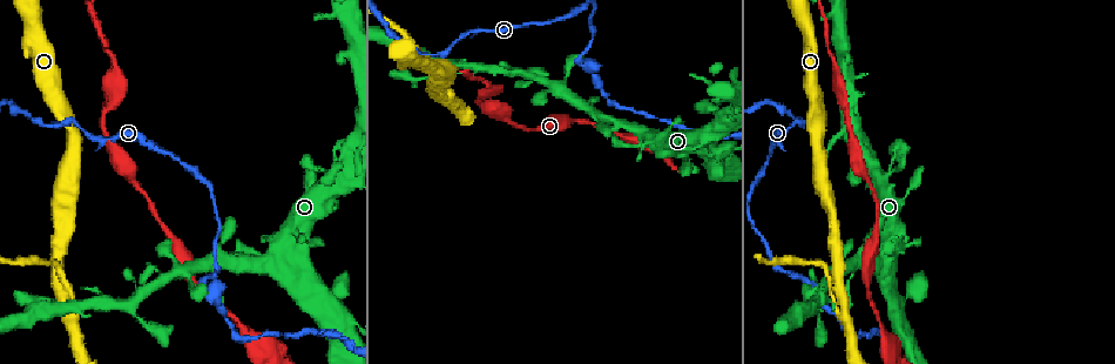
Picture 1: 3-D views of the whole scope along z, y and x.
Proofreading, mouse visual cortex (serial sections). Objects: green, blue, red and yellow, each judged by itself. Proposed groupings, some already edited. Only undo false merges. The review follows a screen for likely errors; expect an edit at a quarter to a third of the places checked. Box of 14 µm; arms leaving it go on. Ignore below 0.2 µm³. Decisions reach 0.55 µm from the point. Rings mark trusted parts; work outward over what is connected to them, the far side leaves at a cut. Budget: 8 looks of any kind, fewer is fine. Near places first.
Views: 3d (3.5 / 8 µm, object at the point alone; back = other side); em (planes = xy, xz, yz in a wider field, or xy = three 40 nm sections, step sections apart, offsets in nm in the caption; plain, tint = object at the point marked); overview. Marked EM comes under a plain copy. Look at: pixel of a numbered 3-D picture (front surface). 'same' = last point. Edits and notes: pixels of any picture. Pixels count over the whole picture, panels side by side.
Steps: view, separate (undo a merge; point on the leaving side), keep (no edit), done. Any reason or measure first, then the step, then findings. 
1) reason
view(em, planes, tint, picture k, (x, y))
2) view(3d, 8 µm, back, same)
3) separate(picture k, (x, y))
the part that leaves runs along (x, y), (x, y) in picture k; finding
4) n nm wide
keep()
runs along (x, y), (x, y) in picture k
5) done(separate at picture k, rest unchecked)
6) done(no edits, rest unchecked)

thick turns thin
view(3d, 3.5 µm, picture 1, (836, 64))

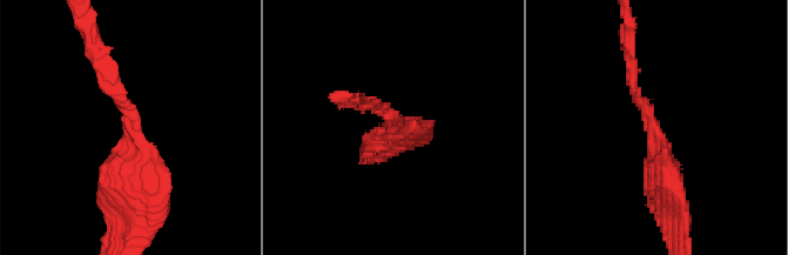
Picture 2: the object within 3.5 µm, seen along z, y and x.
arms of 150, 400 nm
keep()
continuous, no second cell

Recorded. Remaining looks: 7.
abrupt turn
view(3d, 3.5 µm, picture 1, (835, 288))

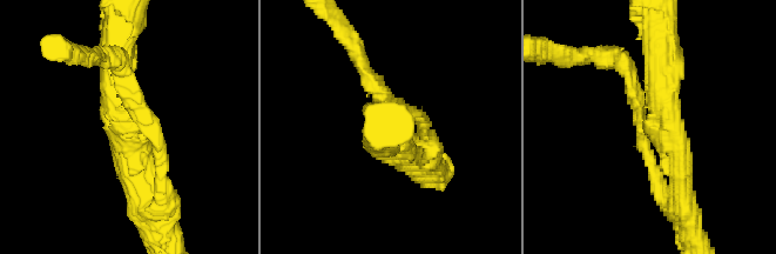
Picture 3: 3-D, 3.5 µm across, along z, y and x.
view(em, xy, step 5, tint, picture 3, (129, 124))

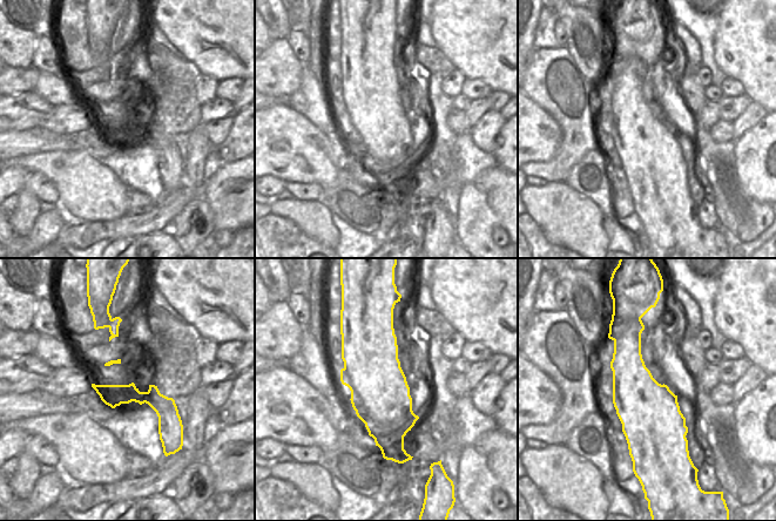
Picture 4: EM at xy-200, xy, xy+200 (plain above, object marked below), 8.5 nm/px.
arms of 200, 350, 400 nm
keep()
runs along (98, 387), (149, 397), (168, 425) in picture 4; continuous, no second cell

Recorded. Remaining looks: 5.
sudden change in width
view(3d, 3.5 µm, picture 1, (264, 348))

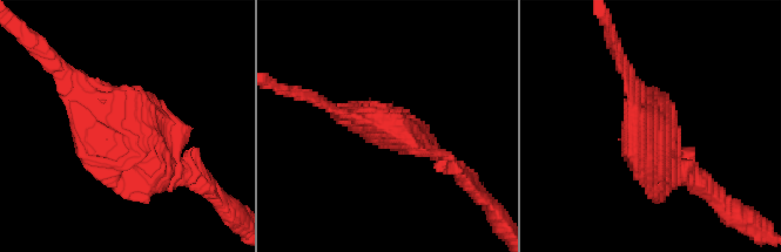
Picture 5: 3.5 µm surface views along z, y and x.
shape alone is not enough
view(em, planes, tint, picture 5, (652, 137))

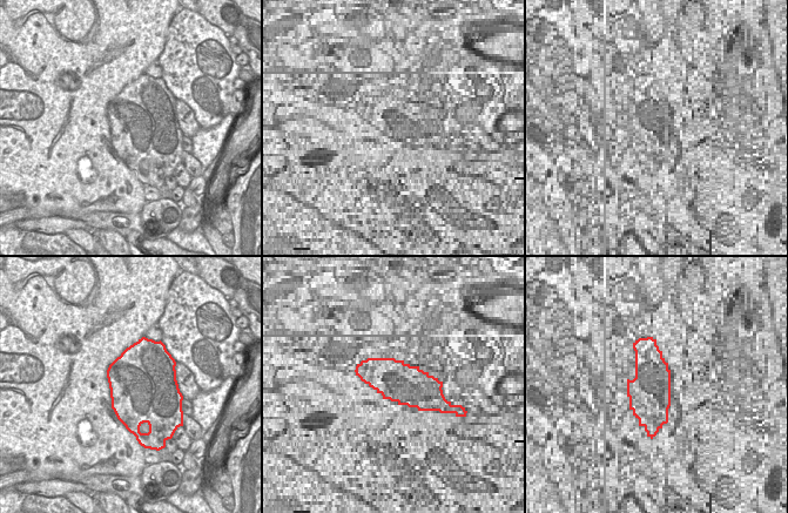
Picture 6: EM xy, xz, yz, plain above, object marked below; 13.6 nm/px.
keep()
all the same cell

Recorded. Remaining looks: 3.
done(no edits, rest unchecked)

